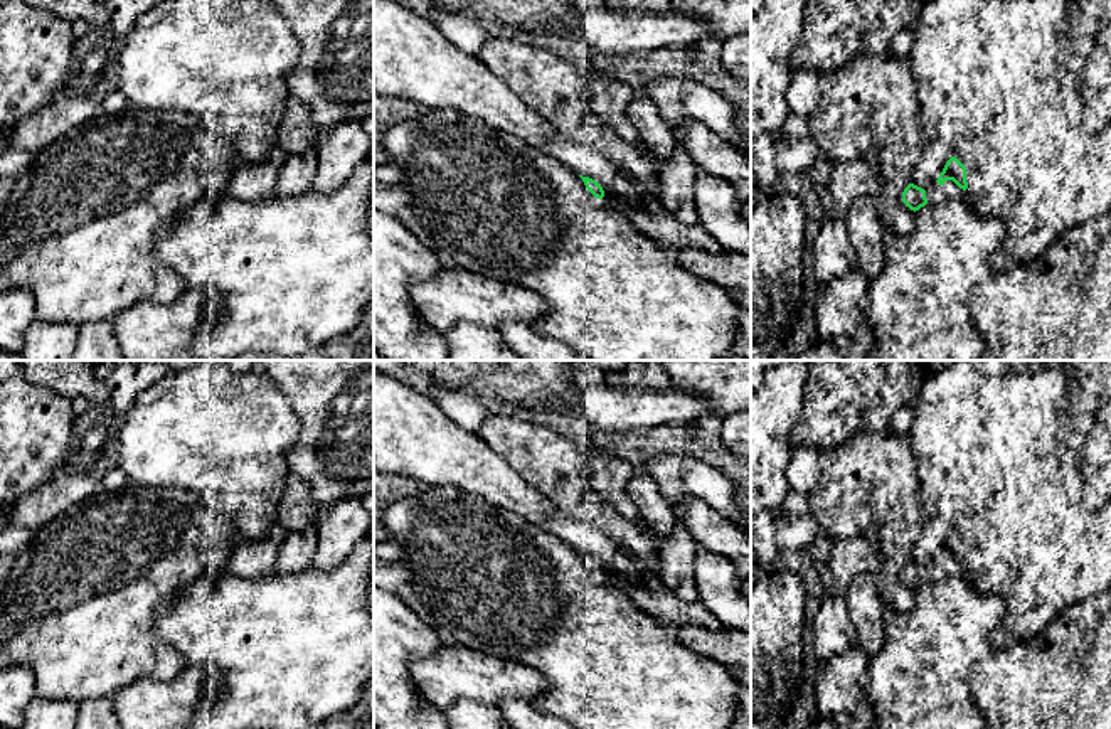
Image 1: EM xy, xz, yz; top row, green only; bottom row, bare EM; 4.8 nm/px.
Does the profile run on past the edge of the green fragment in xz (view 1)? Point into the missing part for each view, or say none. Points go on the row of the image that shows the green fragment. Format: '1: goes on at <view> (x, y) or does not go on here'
1: goes on at xz (647, 216)

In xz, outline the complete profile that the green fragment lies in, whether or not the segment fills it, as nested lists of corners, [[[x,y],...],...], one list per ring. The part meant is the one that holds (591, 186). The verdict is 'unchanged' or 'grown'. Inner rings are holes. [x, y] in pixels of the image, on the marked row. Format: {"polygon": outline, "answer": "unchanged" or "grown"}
{"polygon": [[[582,175],[579,177],[596,199],[606,197],[619,205],[630,222],[641,234],[651,237],[660,247],[668,249],[673,254],[687,247],[705,253],[719,253],[722,249],[720,244],[700,224],[685,226],[665,214],[655,195],[643,192],[641,200],[636,205],[626,205],[623,200],[604,192],[596,180]]], "answer": "grown"}

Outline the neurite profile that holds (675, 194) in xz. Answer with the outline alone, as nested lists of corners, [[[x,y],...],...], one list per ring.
[[[675,143],[662,173],[656,202],[662,204],[663,214],[672,216],[685,226],[699,224],[694,205],[695,173],[697,165],[690,160],[687,150],[680,143]]]

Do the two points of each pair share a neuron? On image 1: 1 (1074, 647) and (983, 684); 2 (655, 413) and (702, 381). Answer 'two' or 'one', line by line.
1: two
2: two

